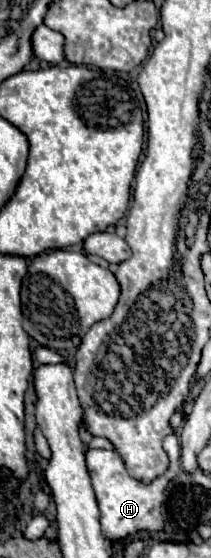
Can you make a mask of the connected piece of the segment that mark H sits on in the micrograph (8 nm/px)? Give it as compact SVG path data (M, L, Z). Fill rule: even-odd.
M176 434L166 436L164 450L170 456L170 468L162 478L156 478L150 486L142 486L142 482L134 482L134 478L130 478L130 474L126 474L126 466L114 450L86 450L86 466L88 466L96 502L100 508L102 534L110 542L120 542L126 536L140 532L140 530L158 532L164 528L164 520L162 520L162 504L166 500L164 490L166 490L168 482L180 474L180 444L178 444Z

